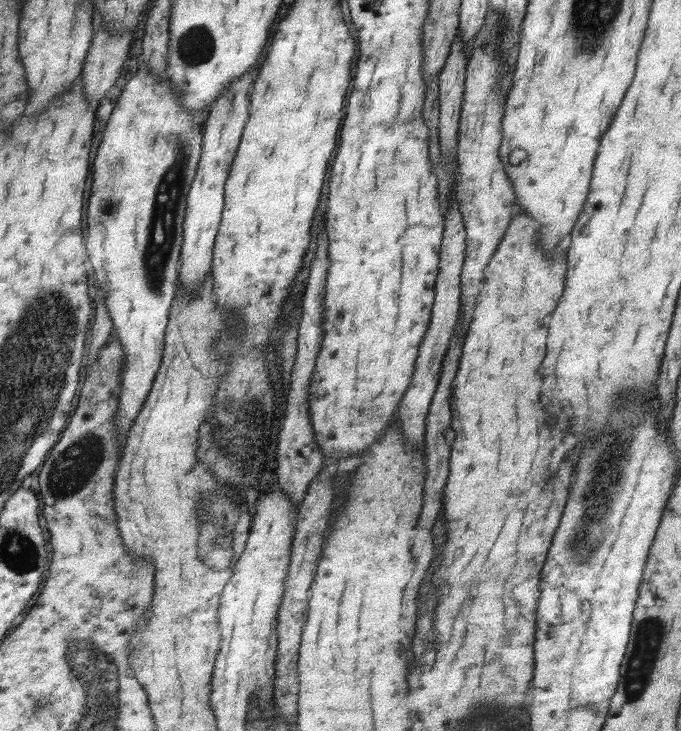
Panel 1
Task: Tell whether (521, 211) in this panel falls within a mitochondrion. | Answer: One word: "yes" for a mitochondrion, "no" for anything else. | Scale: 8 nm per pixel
no

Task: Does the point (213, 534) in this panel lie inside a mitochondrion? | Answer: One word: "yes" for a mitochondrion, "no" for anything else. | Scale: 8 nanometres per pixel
yes

